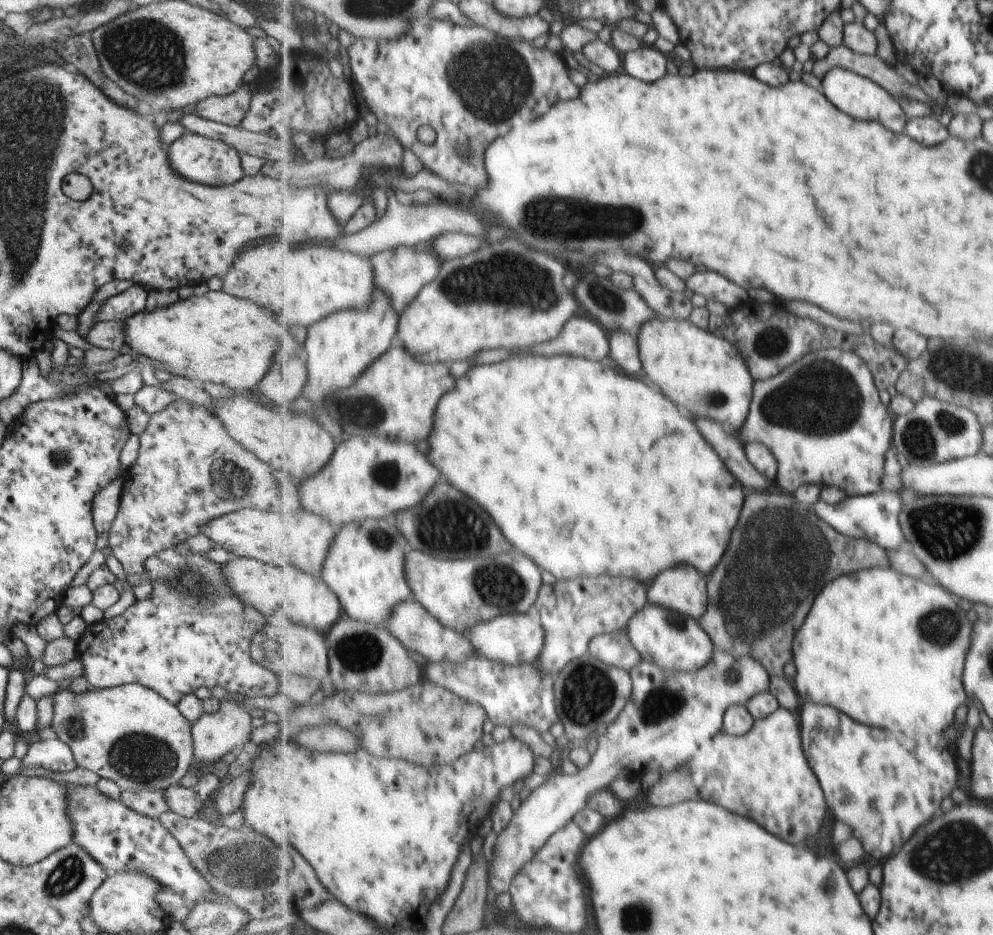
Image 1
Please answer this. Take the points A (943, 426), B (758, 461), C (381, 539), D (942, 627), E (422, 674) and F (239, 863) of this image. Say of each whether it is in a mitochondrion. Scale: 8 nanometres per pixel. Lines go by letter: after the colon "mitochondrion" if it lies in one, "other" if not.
A: mitochondrion
B: other
C: mitochondrion
D: mitochondrion
E: other
F: mitochondrion

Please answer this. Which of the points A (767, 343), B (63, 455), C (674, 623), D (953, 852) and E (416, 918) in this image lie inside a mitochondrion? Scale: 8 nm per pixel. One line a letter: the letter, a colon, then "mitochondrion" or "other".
A: mitochondrion
B: mitochondrion
C: mitochondrion
D: mitochondrion
E: other

